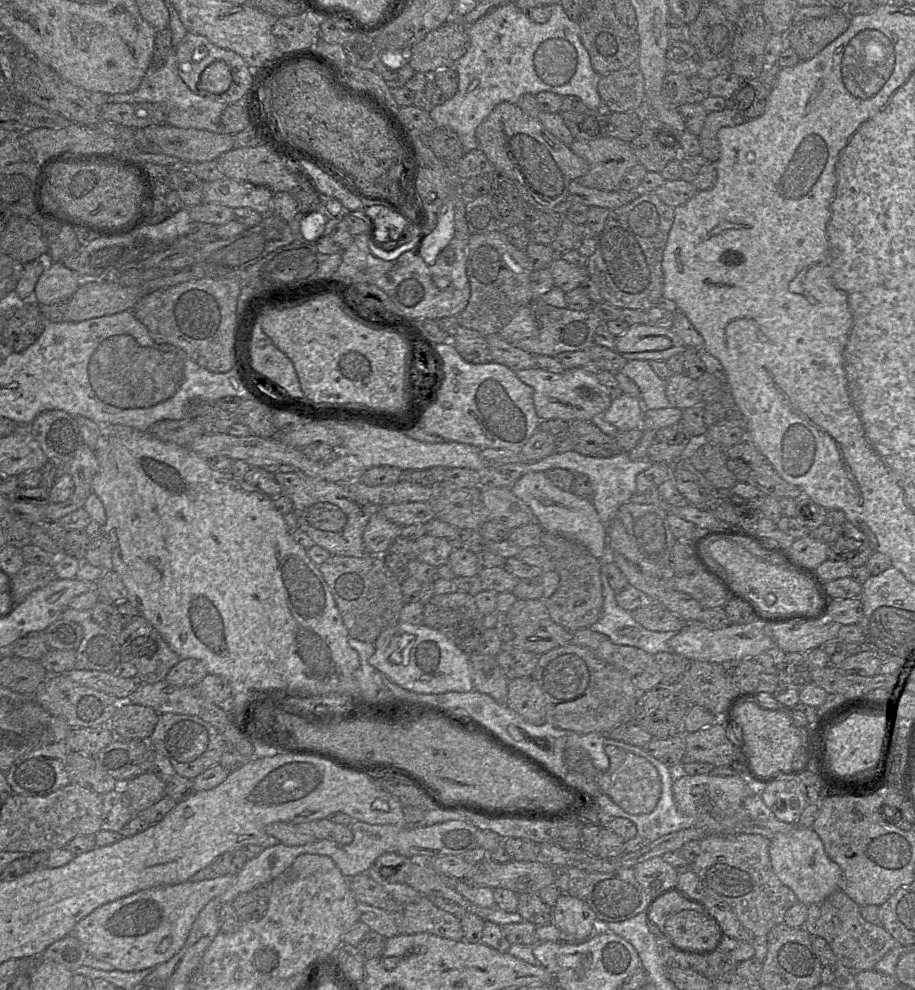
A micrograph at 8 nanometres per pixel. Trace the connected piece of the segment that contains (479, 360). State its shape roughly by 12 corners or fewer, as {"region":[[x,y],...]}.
{"region":[[459,325],[450,341],[468,363],[493,361],[487,338]]}

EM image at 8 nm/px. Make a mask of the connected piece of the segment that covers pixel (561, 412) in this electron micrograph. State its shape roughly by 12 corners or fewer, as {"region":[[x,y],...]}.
{"region":[[592,368],[515,372],[540,421],[591,421],[612,401]]}

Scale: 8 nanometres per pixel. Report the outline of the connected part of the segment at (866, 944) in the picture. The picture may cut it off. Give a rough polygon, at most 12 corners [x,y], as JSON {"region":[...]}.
{"region":[[841,890],[808,906],[805,929],[838,963],[869,971],[896,940]]}

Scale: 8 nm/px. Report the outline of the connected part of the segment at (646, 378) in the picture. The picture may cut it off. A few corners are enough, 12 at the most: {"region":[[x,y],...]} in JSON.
{"region":[[645,360],[628,361],[621,373],[640,390],[644,409],[670,406],[666,380]]}

